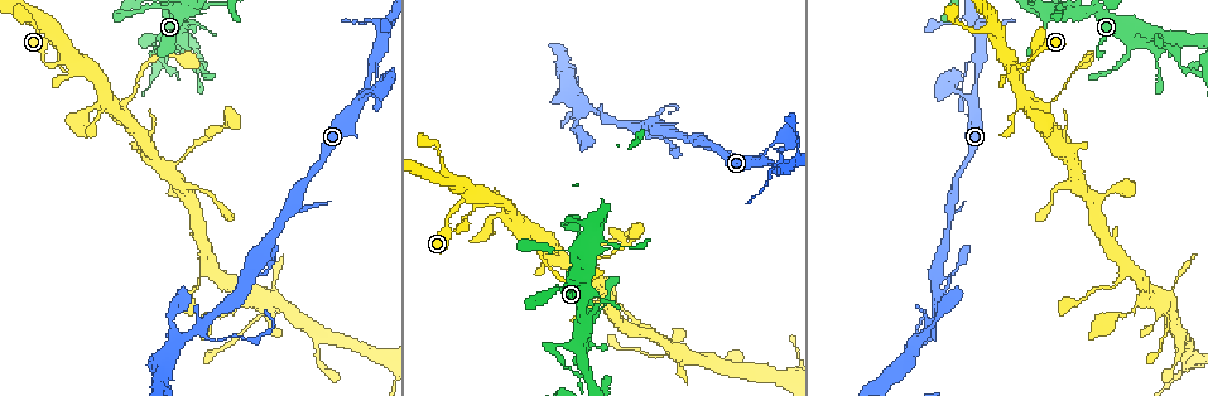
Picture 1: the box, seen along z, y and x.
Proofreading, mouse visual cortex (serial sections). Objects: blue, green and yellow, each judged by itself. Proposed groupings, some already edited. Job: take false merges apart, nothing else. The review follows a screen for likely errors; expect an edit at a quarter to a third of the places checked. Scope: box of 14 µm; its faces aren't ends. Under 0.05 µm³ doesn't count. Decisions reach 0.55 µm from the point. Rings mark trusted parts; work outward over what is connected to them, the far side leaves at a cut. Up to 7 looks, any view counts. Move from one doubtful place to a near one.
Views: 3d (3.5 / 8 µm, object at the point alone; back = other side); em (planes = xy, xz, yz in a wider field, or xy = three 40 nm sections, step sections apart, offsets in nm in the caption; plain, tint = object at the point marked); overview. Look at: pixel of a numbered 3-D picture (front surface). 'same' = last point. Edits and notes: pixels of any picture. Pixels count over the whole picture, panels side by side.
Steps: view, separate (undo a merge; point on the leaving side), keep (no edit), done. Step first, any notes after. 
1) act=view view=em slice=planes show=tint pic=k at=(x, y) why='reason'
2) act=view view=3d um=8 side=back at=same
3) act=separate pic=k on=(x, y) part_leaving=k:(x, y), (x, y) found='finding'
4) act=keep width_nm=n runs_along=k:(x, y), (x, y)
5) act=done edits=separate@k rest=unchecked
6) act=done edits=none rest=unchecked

act=view view=3d um=3.5 pic=1 at=(1158, 38) why='abrupt turn'

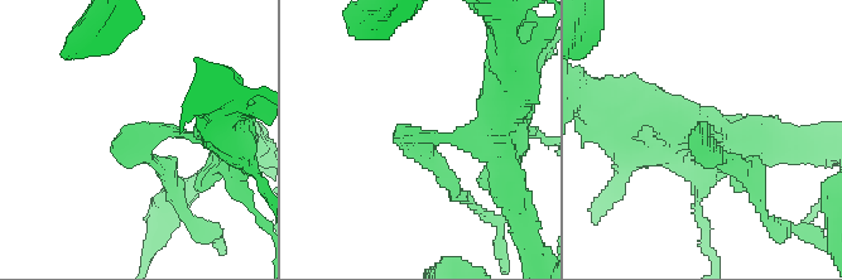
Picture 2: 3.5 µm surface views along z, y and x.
act=view view=em slice=xy step=2 show=tint pic=2 at=(705, 143) arm_widths_nm=200,200

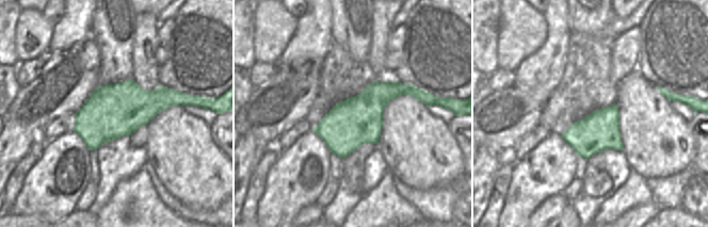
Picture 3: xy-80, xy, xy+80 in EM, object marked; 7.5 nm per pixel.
act=keep width_nm=360 runs_along=2:(686, 122), (758, 197) found='continuous, no second cell'

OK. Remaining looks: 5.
act=view view=3d um=3.5 pic=1 at=(582, 245) why='thin arm on a thick one'

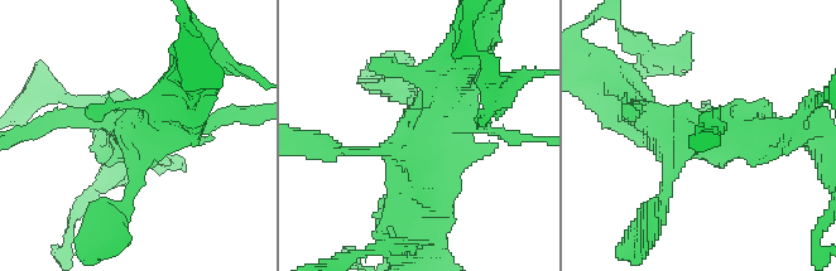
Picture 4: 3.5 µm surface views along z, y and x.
act=view view=em slice=xy step=5 show=tint pic=4 at=(425, 139) why='need the tissue'

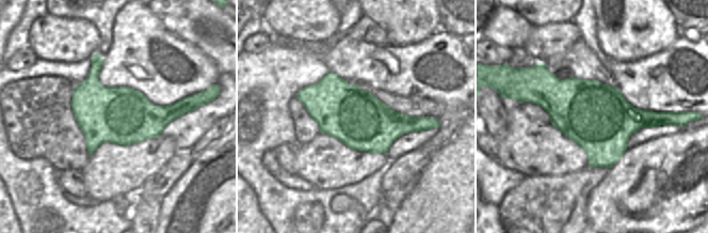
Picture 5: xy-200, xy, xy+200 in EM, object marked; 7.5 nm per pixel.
act=keep runs_along=4:(409, 238), (424, 119), (452, 93) found='continuous, no second cell'

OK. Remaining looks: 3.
act=view view=3d um=3.5 pic=1 at=(607, 120) why='a fork'

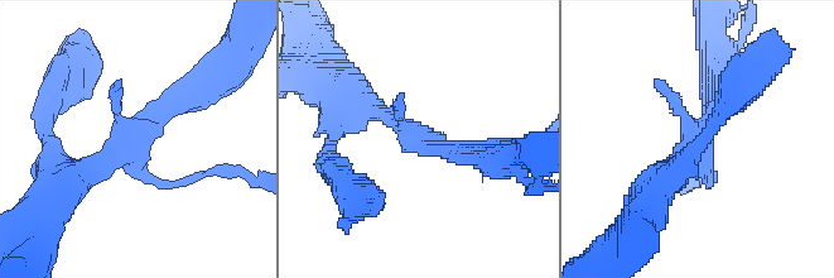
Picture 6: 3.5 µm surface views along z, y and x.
act=view view=em slice=xy step=3 show=tint pic=6 at=(694, 136)

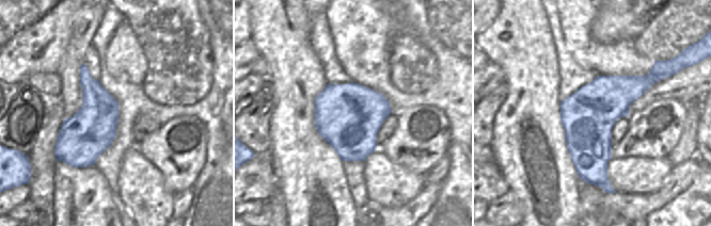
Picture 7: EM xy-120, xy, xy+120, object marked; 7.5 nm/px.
act=separate pic=6 on=(201, 175) width_nm=500 part_leaving=6:(157, 181), (176, 185), (215, 169), (258, 181) found='two cells meet here'

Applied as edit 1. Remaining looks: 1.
act=done edits=separate@6 rest=unchecked

